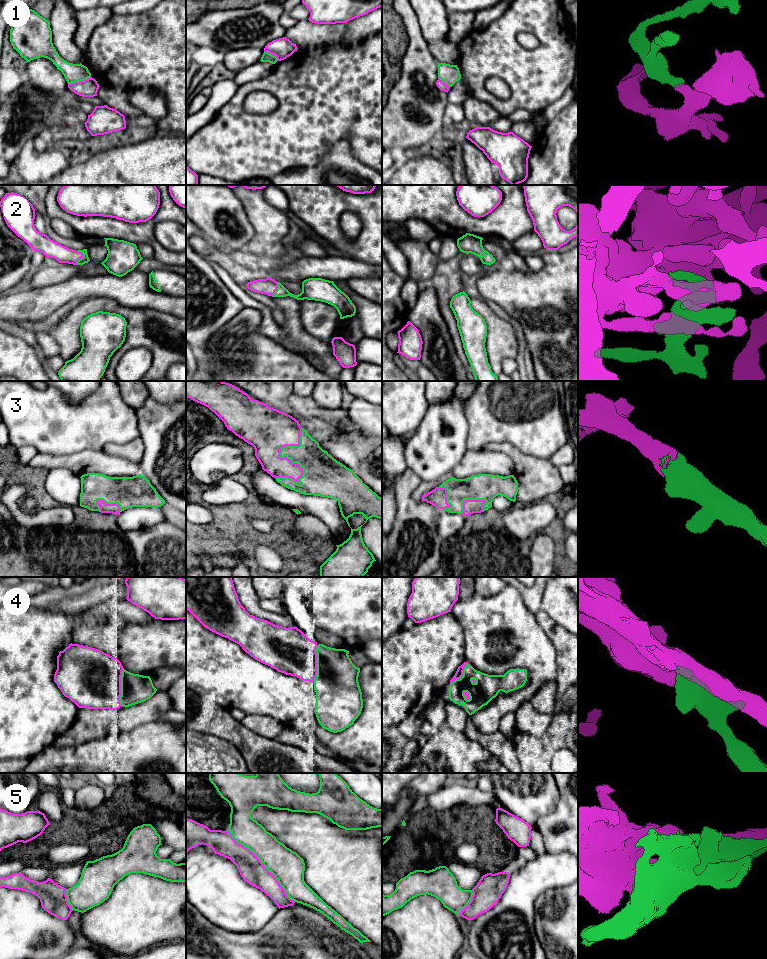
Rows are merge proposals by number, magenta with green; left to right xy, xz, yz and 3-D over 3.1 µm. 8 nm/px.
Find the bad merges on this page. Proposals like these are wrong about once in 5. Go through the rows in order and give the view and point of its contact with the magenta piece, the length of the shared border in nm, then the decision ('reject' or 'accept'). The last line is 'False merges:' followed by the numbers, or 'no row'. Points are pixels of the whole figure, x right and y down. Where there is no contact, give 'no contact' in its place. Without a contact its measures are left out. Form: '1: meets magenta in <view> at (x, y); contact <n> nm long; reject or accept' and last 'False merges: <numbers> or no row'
1: meets magenta in xy at (79, 82); contact 200 nm long; reject
2: meets magenta in xy at (81, 257); contact 120 nm long; accept
3: meets magenta in xz at (279, 455); contact 460 nm long; accept
4: meets magenta in xz at (316, 664); contact 300 nm long; accept
5: meets magenta in xz at (263, 865); contact 800 nm long; accept
False merges: 1

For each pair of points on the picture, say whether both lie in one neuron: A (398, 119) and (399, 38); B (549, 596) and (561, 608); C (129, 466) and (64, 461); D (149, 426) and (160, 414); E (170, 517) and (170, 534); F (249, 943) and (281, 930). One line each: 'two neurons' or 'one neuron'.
A: two neurons
B: one neuron
C: one neuron
D: one neuron
E: two neurons
F: one neuron

